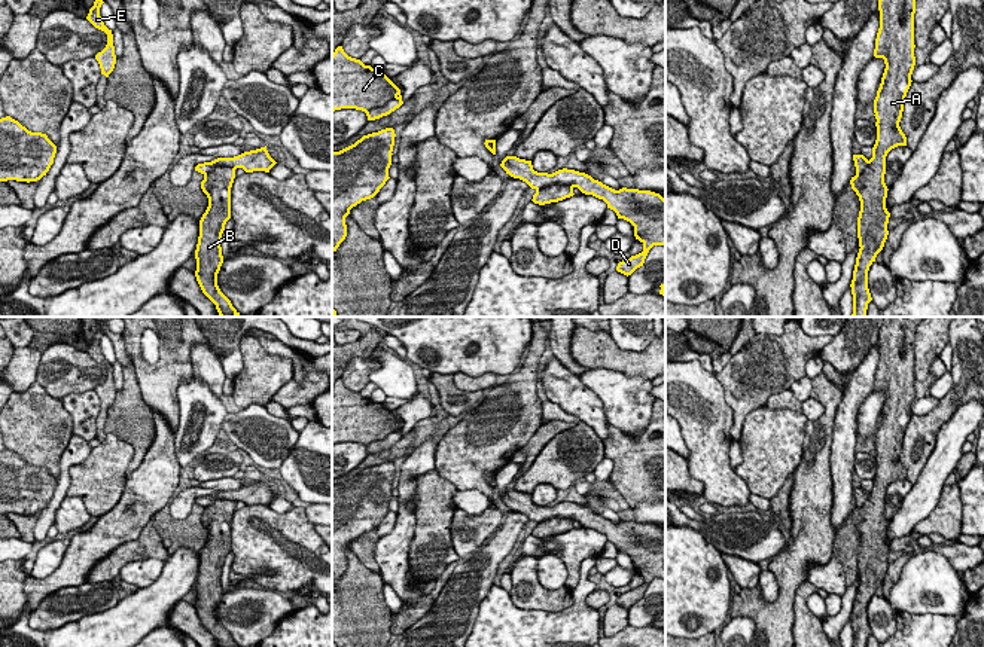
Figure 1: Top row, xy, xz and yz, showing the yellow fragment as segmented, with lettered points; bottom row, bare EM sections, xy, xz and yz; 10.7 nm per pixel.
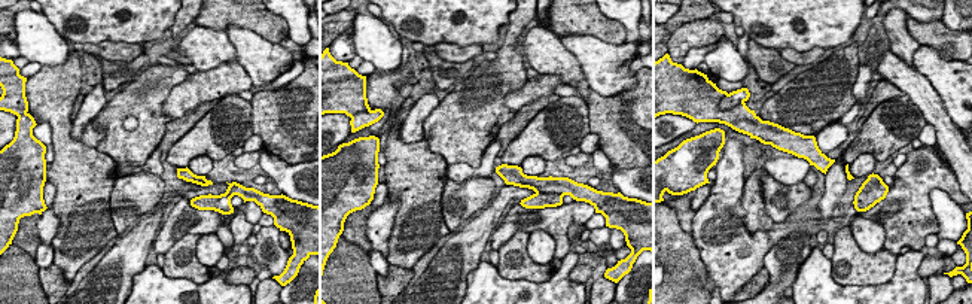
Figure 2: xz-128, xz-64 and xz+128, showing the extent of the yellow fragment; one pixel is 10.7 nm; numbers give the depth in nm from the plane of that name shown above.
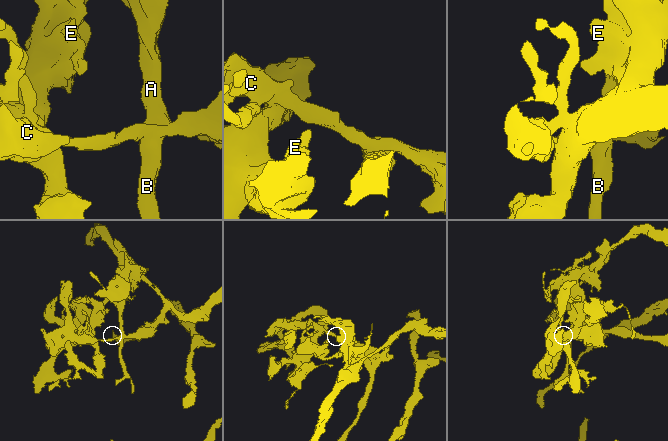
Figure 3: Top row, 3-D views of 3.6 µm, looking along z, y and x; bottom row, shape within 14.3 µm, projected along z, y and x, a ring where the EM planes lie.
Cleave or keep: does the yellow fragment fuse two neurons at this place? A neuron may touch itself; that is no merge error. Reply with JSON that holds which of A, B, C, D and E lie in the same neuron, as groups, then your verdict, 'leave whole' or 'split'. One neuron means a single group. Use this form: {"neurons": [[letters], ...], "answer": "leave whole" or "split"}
{"neurons": [["A", "B", "E"], ["C", "D"]], "answer": "split"}

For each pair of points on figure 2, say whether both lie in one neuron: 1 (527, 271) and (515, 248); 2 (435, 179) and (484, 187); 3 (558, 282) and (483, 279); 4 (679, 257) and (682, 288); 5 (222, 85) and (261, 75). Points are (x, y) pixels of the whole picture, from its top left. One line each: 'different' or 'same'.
1: same
2: different
3: same
4: same
5: different

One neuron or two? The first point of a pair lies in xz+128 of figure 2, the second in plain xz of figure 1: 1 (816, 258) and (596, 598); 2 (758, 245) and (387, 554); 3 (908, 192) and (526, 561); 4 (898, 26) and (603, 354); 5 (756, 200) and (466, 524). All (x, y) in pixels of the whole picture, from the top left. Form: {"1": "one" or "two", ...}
{"1": "two", "2": "one", "3": "one", "4": "two", "5": "two"}

